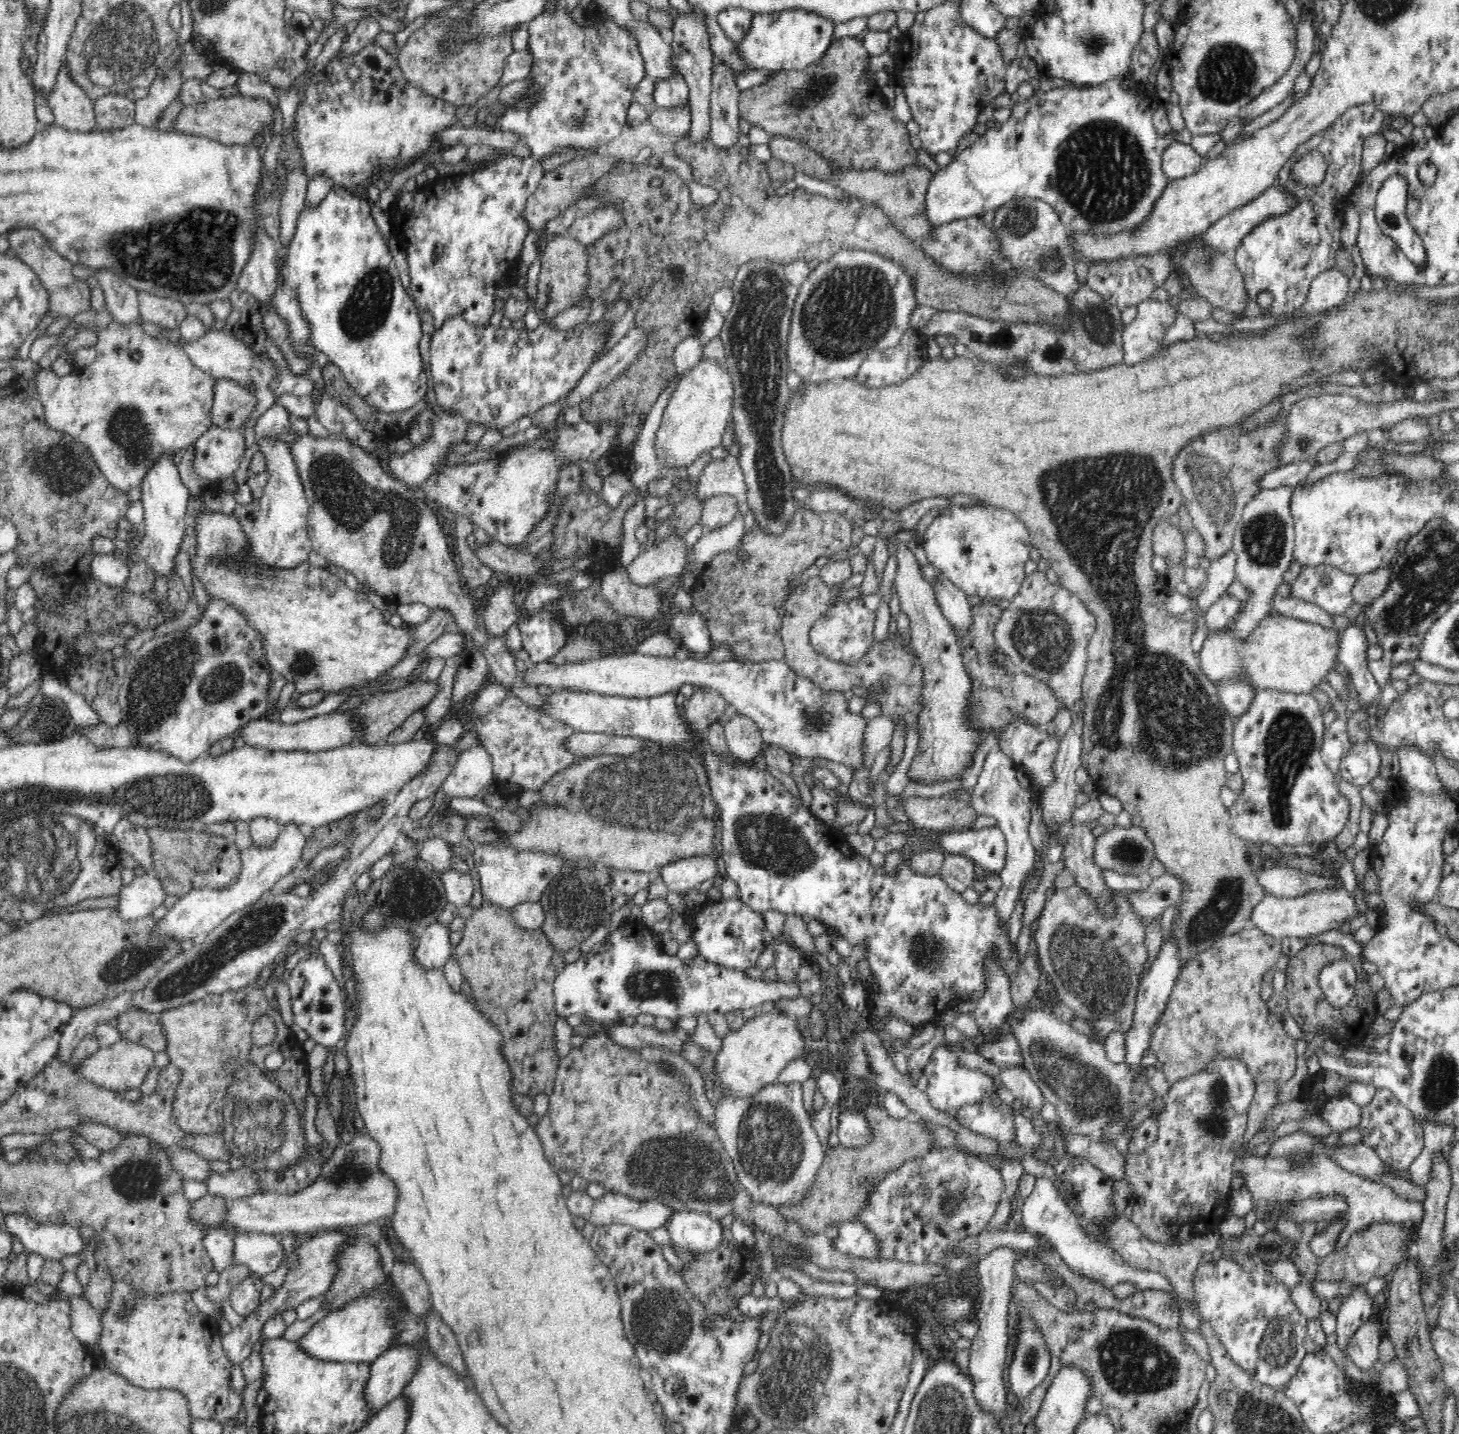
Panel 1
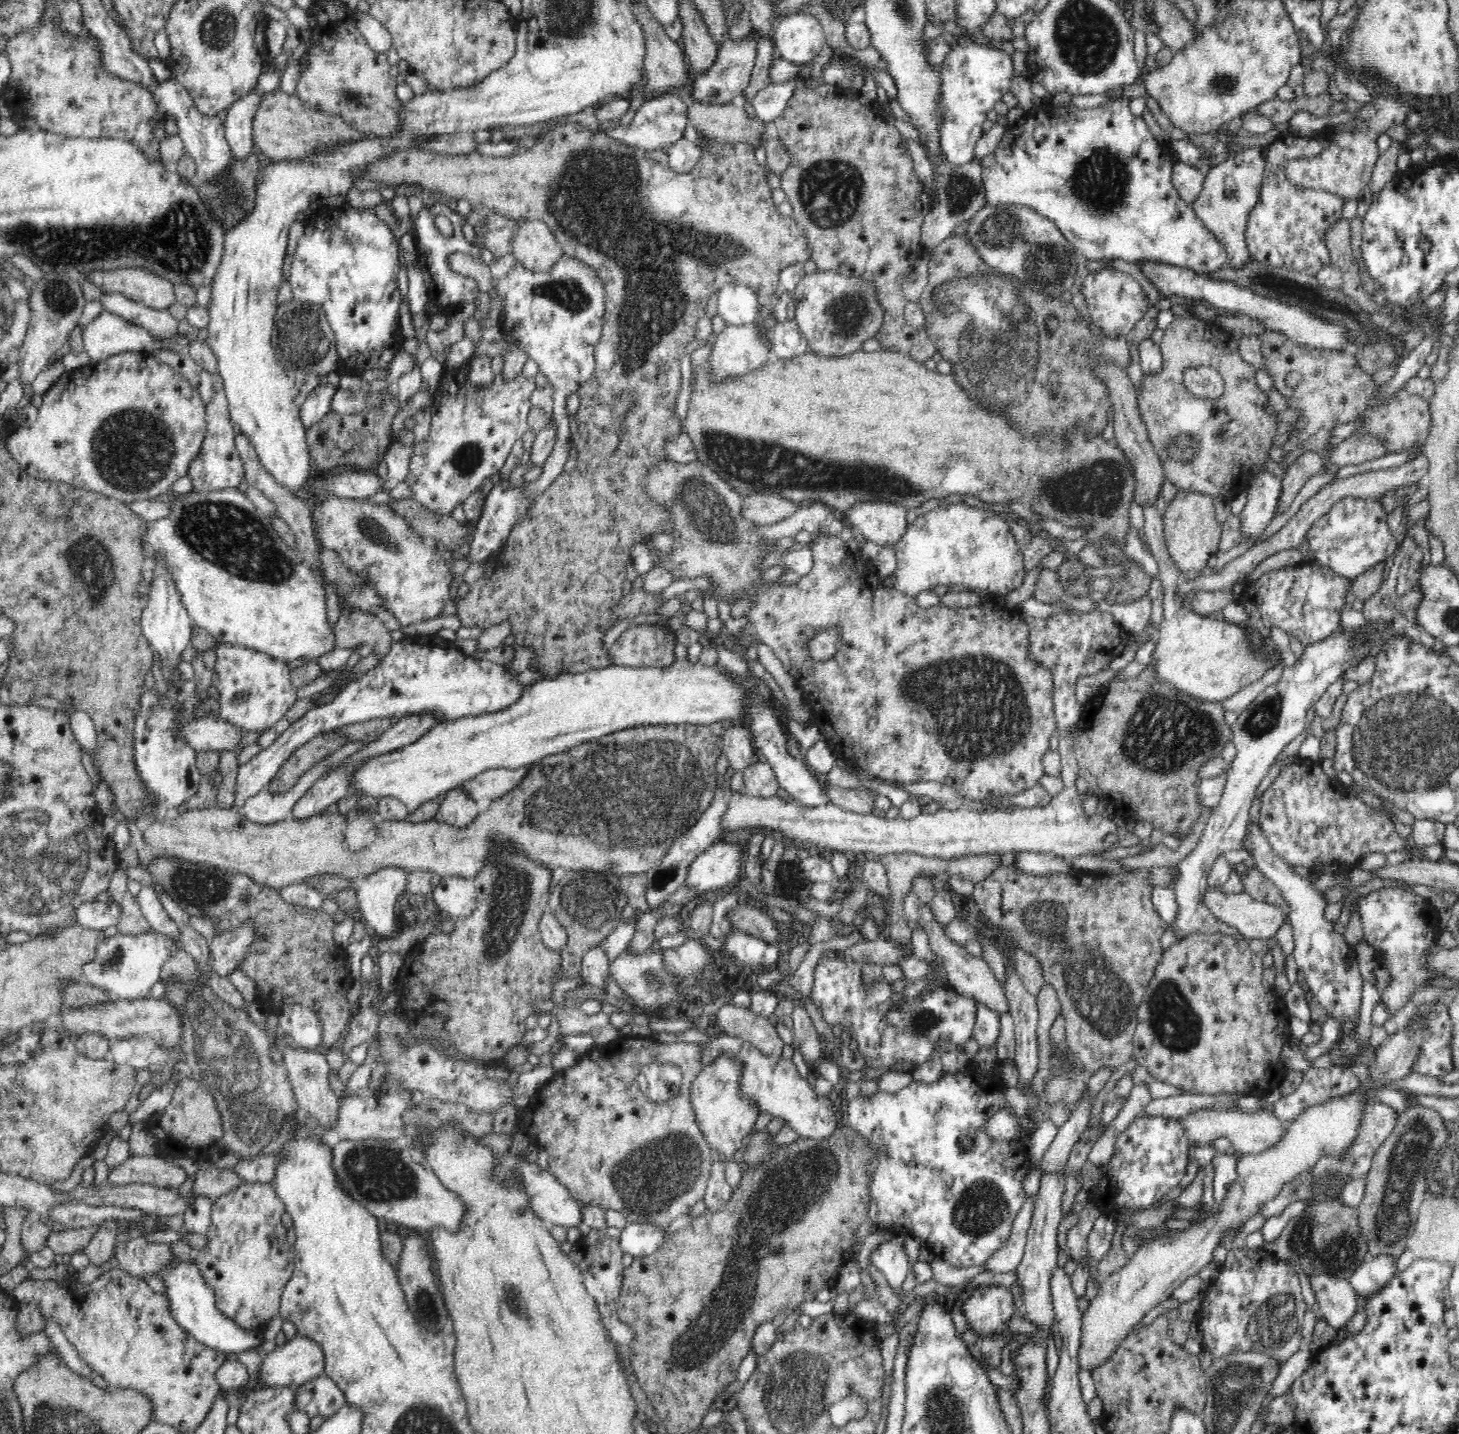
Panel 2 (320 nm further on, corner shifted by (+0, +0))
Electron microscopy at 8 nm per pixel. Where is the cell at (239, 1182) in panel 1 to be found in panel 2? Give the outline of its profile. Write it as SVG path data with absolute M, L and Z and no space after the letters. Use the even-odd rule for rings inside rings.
M159 1155L128 1157L109 1170L108 1181L114 1185L138 1184L158 1187L180 1187L188 1178L181 1167L172 1165Z

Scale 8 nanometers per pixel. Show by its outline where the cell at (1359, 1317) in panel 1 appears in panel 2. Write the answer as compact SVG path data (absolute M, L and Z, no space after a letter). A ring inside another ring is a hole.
M1386 1254L1366 1256L1349 1278L1360 1300L1376 1294L1396 1274L1397 1258Z

